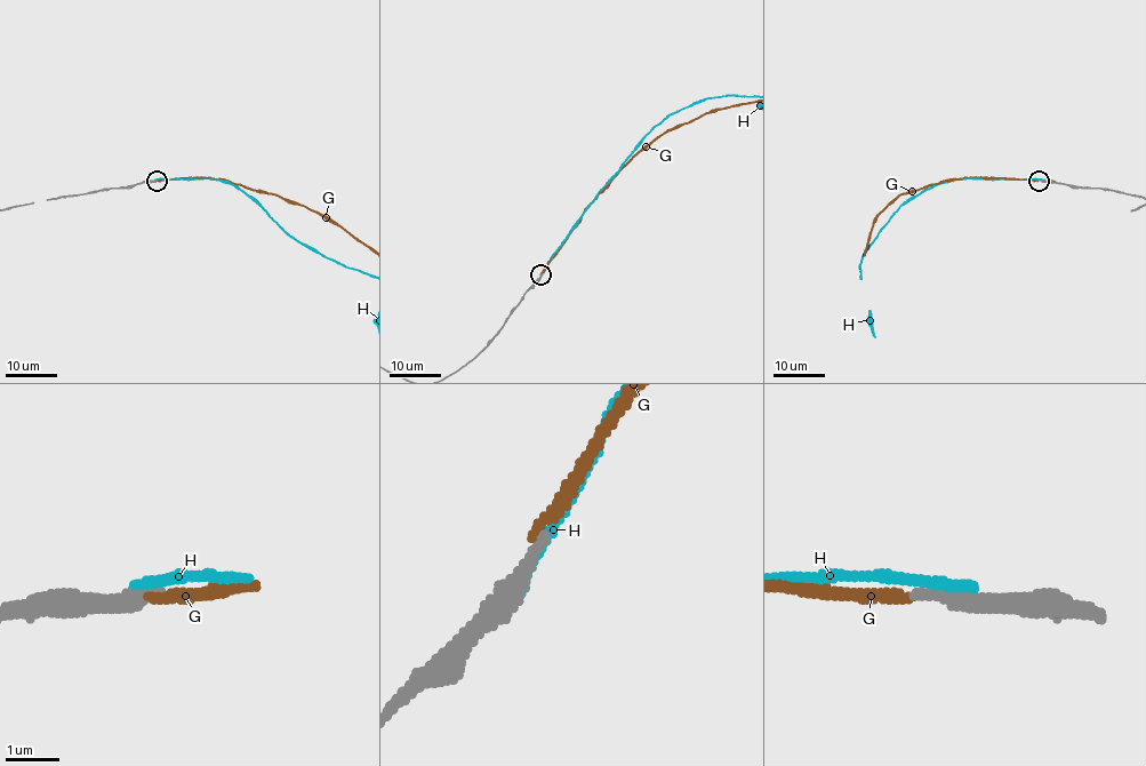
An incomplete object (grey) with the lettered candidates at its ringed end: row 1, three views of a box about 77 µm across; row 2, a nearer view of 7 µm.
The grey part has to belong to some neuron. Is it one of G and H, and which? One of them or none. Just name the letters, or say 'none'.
G

